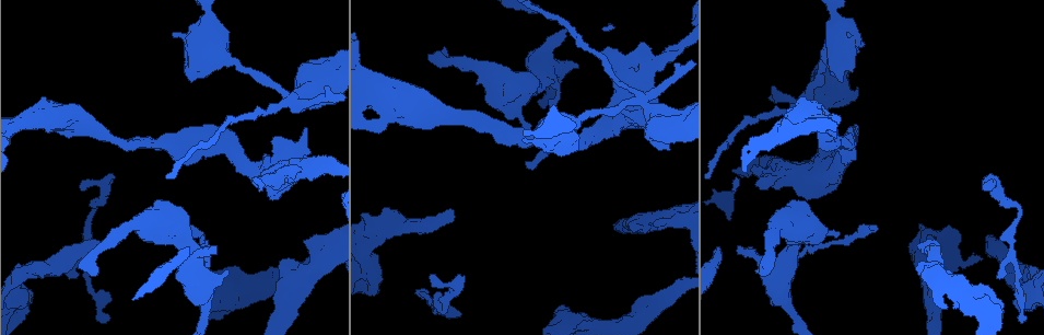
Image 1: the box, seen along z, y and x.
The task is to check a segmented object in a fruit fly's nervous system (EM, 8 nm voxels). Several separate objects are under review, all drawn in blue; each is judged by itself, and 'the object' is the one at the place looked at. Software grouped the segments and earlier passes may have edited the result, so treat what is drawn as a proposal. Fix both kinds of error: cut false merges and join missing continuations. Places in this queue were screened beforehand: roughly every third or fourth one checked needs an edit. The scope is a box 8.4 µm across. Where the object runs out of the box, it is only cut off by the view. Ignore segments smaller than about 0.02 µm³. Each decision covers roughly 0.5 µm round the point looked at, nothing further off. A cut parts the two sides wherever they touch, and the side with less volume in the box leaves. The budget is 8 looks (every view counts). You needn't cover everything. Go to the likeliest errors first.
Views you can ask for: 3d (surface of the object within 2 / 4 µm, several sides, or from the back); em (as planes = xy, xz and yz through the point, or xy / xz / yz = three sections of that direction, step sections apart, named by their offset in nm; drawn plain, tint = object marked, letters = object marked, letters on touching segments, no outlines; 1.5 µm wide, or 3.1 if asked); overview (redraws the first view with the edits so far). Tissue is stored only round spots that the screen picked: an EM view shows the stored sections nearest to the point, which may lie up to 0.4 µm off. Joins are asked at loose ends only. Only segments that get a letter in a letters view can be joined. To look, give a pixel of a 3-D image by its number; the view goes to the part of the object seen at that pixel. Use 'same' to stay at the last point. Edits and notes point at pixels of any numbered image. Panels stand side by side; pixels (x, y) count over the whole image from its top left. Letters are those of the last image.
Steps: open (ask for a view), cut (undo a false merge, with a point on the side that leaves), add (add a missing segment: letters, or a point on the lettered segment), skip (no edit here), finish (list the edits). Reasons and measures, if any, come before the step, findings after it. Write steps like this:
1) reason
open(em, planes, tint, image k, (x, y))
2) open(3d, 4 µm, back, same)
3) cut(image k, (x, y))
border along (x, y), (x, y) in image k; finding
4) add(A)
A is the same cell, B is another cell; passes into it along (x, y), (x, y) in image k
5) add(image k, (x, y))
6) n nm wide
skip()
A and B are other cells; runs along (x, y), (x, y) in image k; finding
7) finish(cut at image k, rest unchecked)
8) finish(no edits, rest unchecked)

abrupt turn
open(em, xz, step 8, tint, image 1, (636, 100))

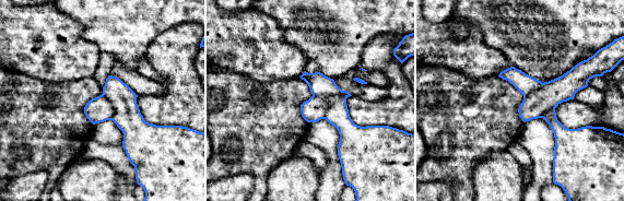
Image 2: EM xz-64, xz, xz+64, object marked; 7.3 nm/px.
open(em, planes, letters, same)

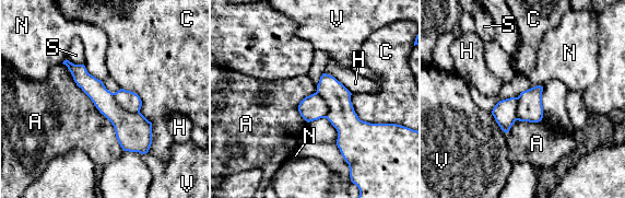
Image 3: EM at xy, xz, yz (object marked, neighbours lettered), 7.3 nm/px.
cut(image 3, (129, 101))
A, C, H, N, S and V are other cells; border along (113, 93), (125, 109), (139, 112) in image 3; a second neuron is stuck on

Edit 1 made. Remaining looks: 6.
open(overview)

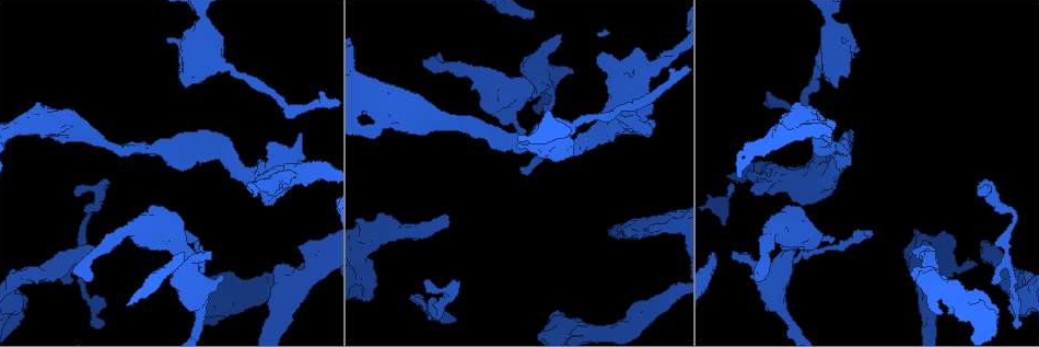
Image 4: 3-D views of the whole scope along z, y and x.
open(3d, 2 µm, image 4, (993, 284))

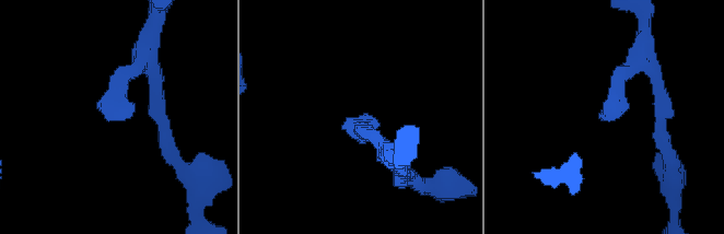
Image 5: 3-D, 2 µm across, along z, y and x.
open(em, xy, step 8, letters, image 5, (108, 120))

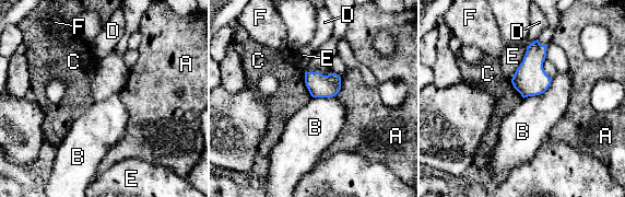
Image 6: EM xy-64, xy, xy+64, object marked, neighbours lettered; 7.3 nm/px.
another direction
open(em, planes, letters, same)

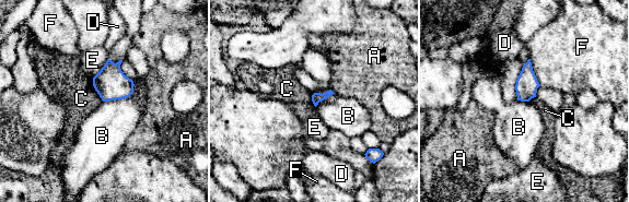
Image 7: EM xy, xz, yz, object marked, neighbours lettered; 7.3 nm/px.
skip()
A, B, C, D, E and F are other cells; border along (135, 84), (128, 96), (103, 102) in image 7; none of them fits

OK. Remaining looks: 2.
stops while still wide
open(em, xy, step 4, plain, image 4, (1013, 316))

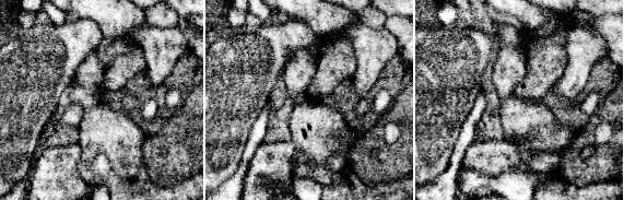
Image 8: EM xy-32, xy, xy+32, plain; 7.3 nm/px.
open(em, xy, step 4, letters, same)

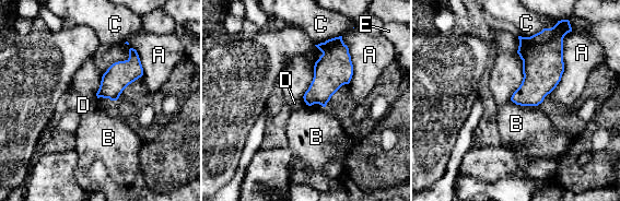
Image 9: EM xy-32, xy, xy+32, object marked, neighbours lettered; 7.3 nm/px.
A touches over 340 nm
skip()
A, B, C, D and E are other cells; border along (302, 97), (306, 104) in image 9; no lettered segment goes on from it

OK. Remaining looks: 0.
finish(cut at image 3, rest unchecked)

